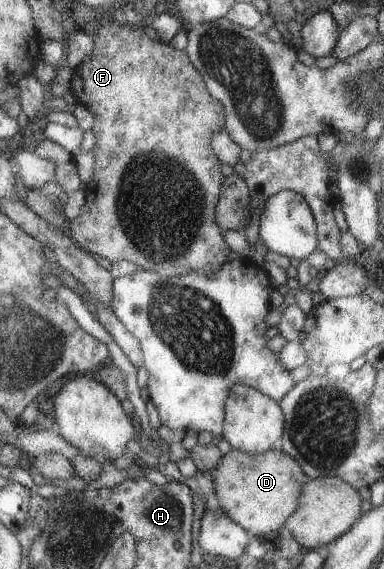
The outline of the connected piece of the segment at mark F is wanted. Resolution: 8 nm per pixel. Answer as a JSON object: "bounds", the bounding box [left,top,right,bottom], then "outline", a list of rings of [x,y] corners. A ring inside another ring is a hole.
{"bounds":[66,21,233,276],"outline":[[[112,21],[109,26],[100,27],[95,36],[95,51],[93,56],[87,57],[77,68],[71,78],[70,92],[75,96],[77,104],[85,105],[97,114],[97,122],[92,132],[96,137],[93,148],[95,158],[93,178],[87,182],[86,203],[81,216],[67,222],[66,232],[72,239],[84,249],[97,256],[106,258],[111,263],[120,260],[131,261],[137,264],[139,269],[155,271],[163,276],[185,274],[190,271],[203,271],[213,274],[223,268],[224,264],[233,256],[230,246],[227,244],[225,232],[219,226],[216,217],[216,208],[223,192],[223,182],[226,176],[221,172],[221,163],[215,150],[211,148],[211,136],[218,130],[225,129],[226,110],[222,102],[219,102],[207,88],[205,78],[201,76],[198,68],[191,62],[186,50],[177,50],[175,46],[163,44],[152,40],[143,31],[142,25]],[[151,246],[167,246],[165,250],[157,250],[155,260],[151,260]]]}

